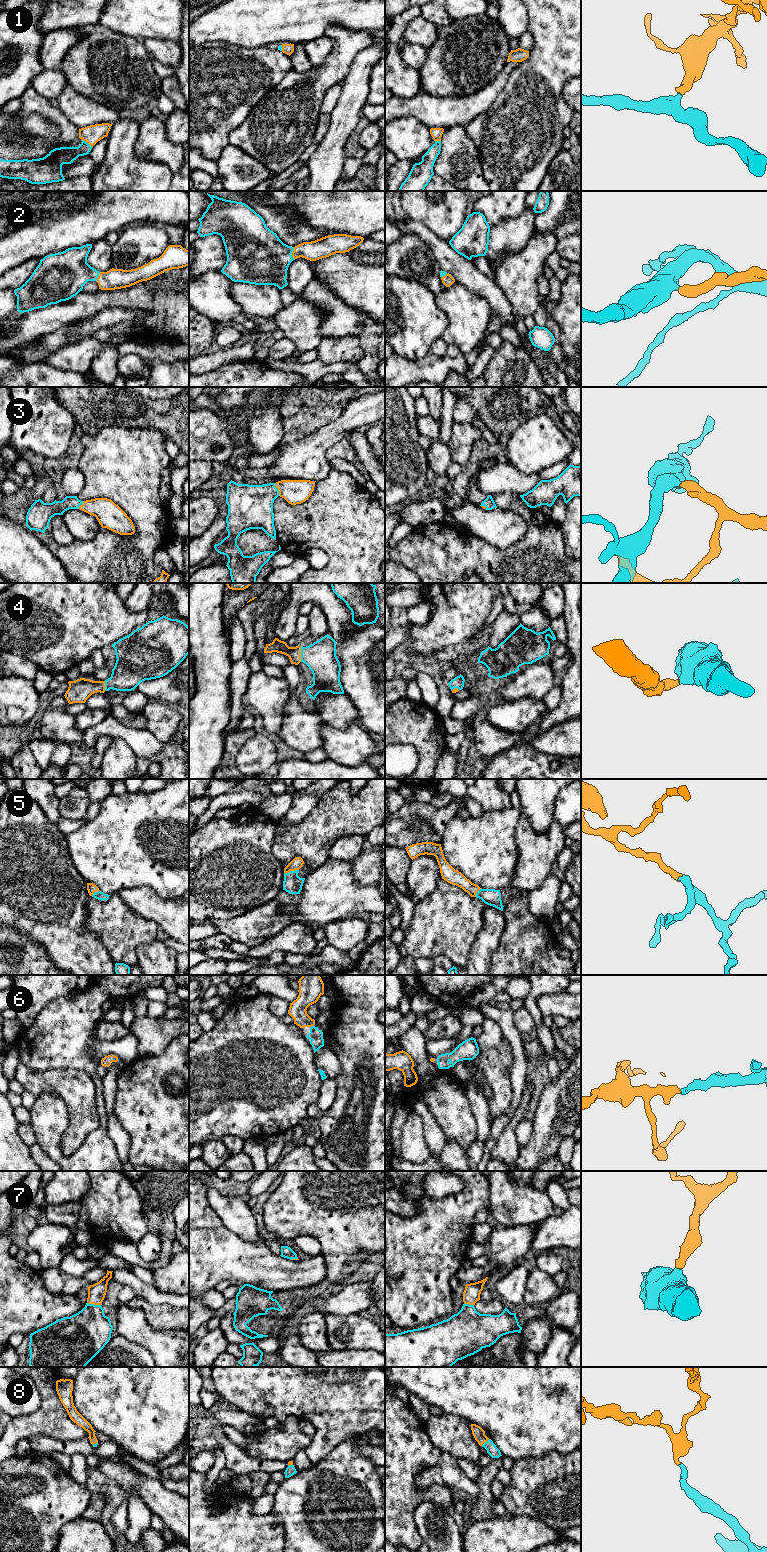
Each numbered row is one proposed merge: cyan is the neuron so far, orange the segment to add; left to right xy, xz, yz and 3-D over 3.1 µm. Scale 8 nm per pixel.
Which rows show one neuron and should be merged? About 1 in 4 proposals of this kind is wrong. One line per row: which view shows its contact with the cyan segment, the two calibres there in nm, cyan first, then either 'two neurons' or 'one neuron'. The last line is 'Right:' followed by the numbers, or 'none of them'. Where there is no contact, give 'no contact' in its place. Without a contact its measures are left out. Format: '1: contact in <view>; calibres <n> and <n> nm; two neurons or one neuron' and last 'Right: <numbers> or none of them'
1: contact in xy; calibres 140 and 150 nm; one neuron
2: contact in xz; calibres 420 and 160 nm; one neuron
3: contact in xz; calibres 360 and 190 nm; one neuron
4: contact in xz; calibres 240 and 110 nm; one neuron
5: contact in xz; calibres 150 and 90 nm; one neuron
6: contact in xz; calibres 110 and 150 nm; one neuron
7: contact in xy; calibres 360 and 140 nm; one neuron
8: contact in yz; calibres 90 and 100 nm; one neuron
Right: 1, 2, 3, 4, 5, 6, 7, 8

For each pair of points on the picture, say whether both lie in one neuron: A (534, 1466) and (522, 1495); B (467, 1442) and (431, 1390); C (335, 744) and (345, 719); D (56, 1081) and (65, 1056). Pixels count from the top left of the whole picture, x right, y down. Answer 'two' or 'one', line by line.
A: one
B: two
C: two
D: two

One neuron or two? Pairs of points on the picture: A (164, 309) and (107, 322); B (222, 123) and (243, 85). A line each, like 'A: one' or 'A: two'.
A: two
B: one

